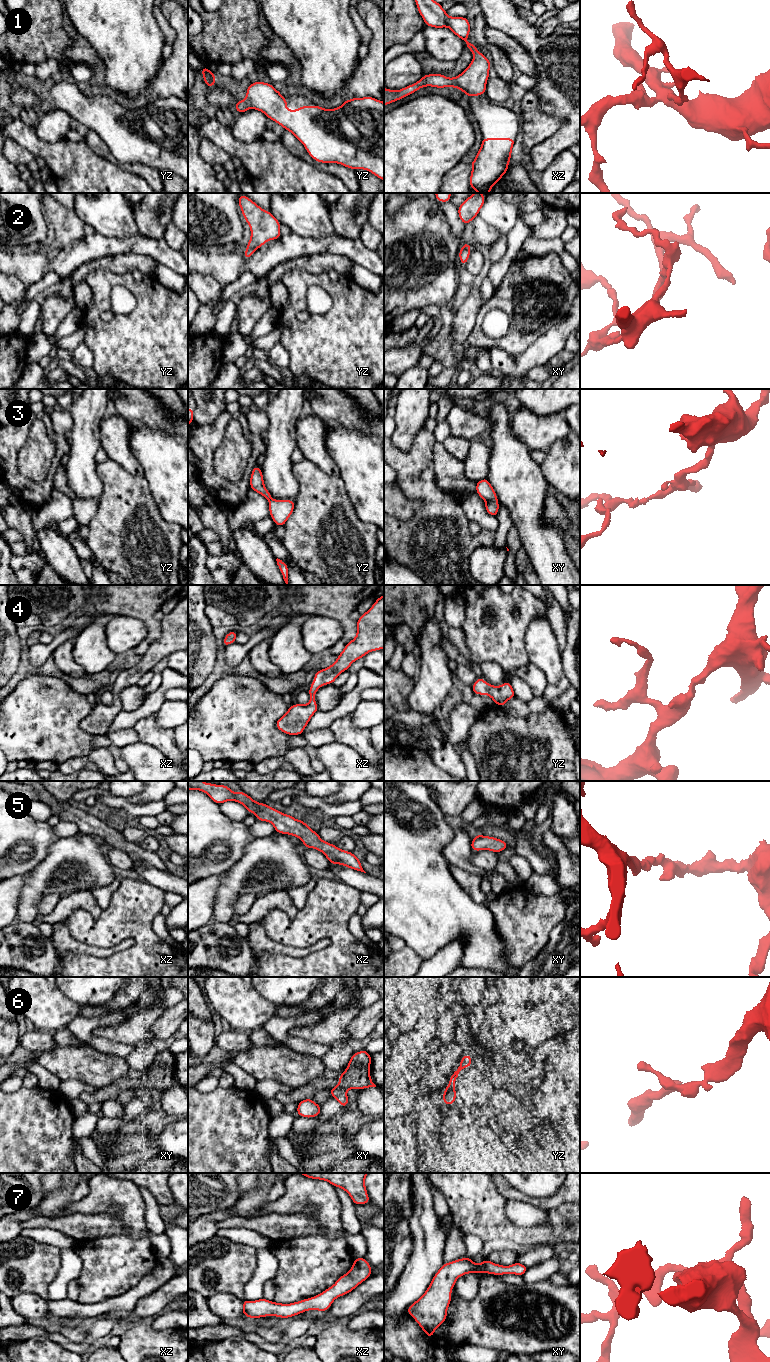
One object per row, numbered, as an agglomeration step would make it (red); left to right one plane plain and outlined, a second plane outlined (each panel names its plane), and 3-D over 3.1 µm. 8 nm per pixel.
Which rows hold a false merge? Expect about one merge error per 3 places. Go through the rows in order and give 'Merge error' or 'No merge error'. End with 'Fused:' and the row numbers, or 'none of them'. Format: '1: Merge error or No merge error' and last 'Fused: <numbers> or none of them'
1: No merge error
2: Merge error
3: Merge error
4: No merge error
5: No merge error
6: Merge error
7: No merge error
Fused: 2, 3, 6

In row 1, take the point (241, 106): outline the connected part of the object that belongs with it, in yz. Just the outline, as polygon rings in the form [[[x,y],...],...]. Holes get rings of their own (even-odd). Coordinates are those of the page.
[[[257,81],[247,87],[244,100],[235,102],[241,114],[249,108],[263,112],[269,119],[290,131],[320,163],[338,163],[351,169],[364,169],[384,181],[384,102],[373,97],[345,100],[335,109],[318,105],[287,110],[287,99],[272,84]]]

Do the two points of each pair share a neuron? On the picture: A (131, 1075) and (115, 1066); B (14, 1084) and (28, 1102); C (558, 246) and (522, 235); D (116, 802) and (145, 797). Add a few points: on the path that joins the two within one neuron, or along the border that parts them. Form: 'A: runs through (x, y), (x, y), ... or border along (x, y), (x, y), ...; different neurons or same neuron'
A: border along (129, 1068), (119, 1079), (106, 1085); different neurons
B: border along (22, 1085), (10, 1093); different neurons
C: border along (530, 236), (524, 241), (519, 251); different neurons
D: border along (125, 799), (136, 804), (149, 802); different neurons

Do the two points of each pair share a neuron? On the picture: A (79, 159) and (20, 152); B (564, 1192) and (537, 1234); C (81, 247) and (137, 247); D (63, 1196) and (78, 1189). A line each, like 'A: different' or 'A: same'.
A: different
B: different
C: same
D: same

